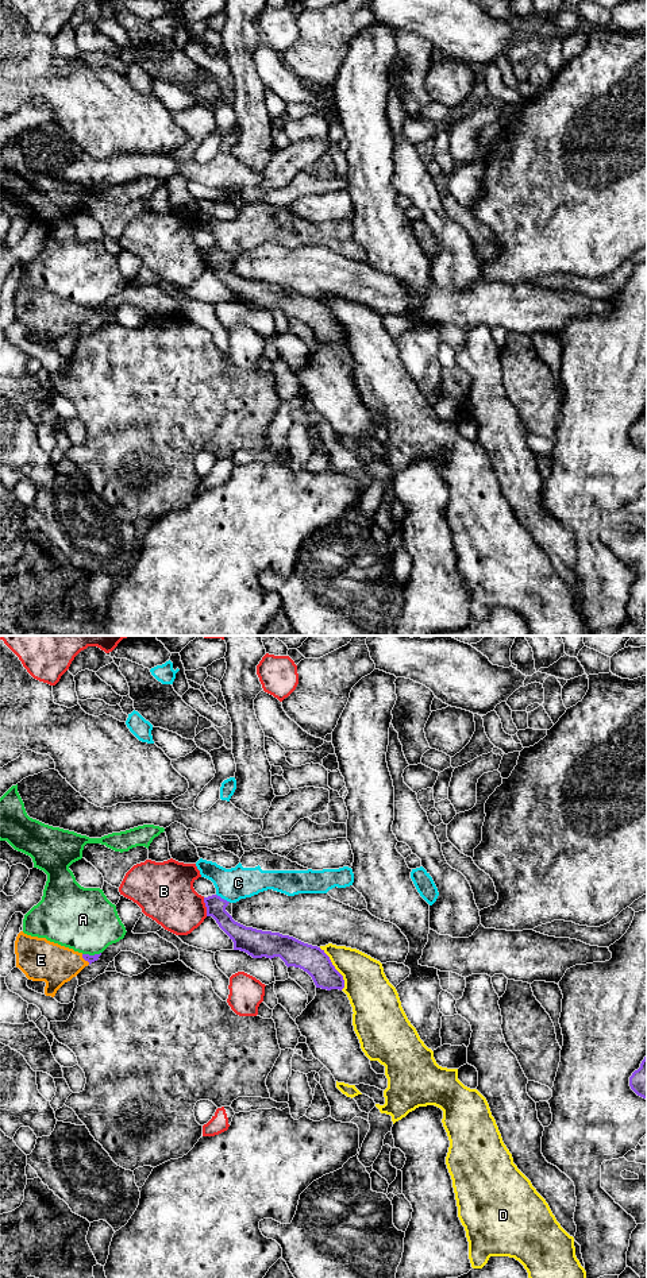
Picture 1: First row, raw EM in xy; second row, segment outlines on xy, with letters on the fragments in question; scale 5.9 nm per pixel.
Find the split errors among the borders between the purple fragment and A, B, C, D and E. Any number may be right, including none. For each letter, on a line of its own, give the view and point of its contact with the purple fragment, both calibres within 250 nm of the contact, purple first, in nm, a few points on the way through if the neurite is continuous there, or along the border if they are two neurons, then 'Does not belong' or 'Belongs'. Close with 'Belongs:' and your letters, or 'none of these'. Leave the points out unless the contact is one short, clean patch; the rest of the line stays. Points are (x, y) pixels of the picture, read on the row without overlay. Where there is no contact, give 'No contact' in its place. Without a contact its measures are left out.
A: Touches purple at xy (91, 308). Thickness 50 nm (purple) against 380 nm. Does not belong
B: Touches purple at xy (205, 258). Thickness 110 nm (purple) against 340 nm. Does not belong
C: Touches purple at xy (223, 251). Thickness 120 nm (purple) against 190 nm. Boundary: xy (216, 246), (230, 254). Does not belong
D: Touches purple at xy (335, 321). Thickness 160 nm (purple) against 260 nm. Does not belong
E: Touches purple at xy (85, 312). Thickness 50 nm (purple) against 240 nm. Path across: xy (91, 311), (85, 312), (46, 313). Belongs
Belongs: E

